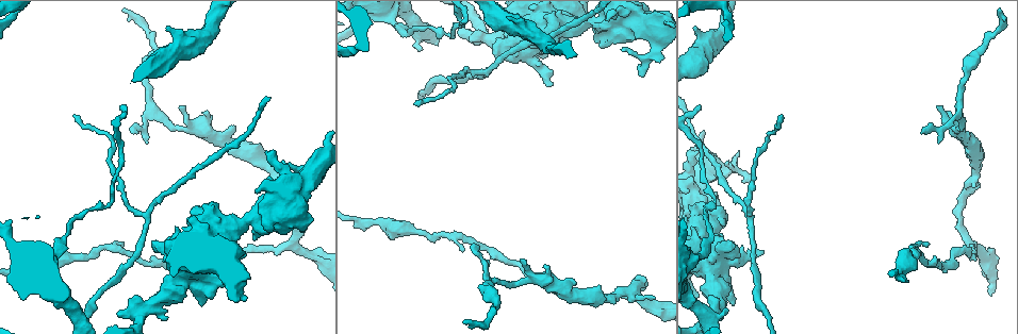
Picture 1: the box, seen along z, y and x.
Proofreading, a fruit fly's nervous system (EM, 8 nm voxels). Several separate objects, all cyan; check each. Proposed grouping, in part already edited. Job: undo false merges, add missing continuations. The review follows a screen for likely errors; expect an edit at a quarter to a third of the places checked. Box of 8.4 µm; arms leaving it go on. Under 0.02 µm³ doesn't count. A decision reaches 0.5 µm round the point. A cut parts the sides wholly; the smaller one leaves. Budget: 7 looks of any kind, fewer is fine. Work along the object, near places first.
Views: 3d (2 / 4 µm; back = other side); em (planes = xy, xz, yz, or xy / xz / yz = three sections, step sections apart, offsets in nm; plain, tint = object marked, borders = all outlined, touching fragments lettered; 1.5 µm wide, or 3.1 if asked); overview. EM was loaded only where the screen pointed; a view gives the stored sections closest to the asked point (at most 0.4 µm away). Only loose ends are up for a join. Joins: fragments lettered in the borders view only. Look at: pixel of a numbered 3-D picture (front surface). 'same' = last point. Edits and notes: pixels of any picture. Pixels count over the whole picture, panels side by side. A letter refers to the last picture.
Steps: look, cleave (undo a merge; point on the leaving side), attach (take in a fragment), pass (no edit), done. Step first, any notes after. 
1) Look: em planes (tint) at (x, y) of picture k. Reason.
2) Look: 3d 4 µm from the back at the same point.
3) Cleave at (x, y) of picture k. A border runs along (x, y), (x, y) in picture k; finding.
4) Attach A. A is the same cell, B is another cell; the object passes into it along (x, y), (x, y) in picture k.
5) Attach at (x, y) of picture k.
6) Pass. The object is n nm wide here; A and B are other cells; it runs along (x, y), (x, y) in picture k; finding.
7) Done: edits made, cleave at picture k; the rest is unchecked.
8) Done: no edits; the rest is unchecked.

Look: 3d 2 µm at (655, 298) of picture 1. Branch stops here.

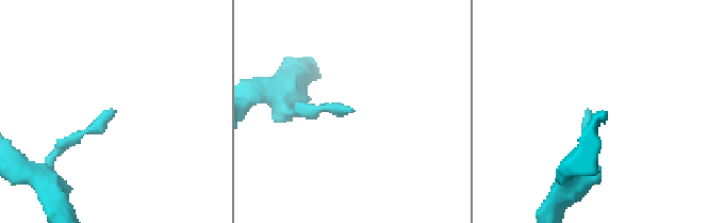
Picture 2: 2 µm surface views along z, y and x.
Look: em planes (plain) at (110, 111) of picture 2. Now the EM.

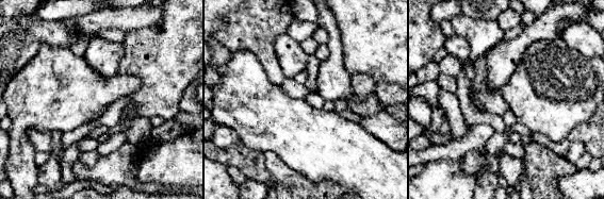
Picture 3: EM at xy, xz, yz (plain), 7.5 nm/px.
Look: em planes (borders) at the same point.

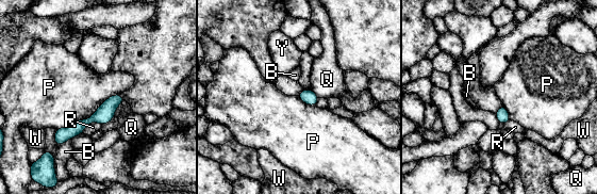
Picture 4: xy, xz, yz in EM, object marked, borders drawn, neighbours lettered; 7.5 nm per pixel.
Pass. B, P, Q, R, W and Y are other cells; it runs along (119, 98), (99, 116), (62, 131) in picture 4; none of them fits.

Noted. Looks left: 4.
Look: 3d 2 µm at (474, 246) of picture 1. Thin end.

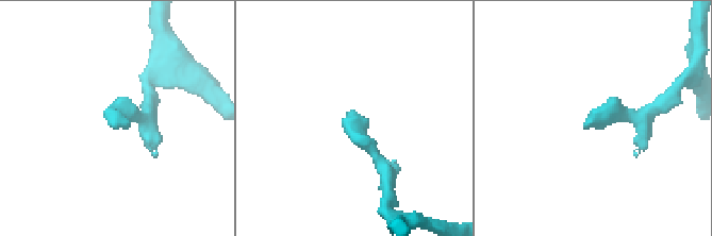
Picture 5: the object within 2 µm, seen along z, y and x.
Look: em xy step 8 (tint) at (352, 113) of picture 5. Need the tissue.

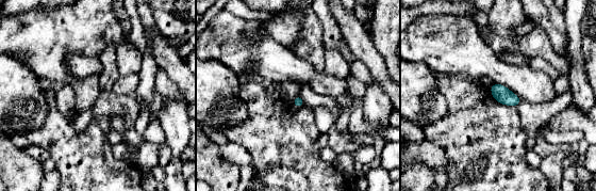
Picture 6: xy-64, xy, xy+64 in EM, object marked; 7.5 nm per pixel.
Look: em planes (borders) at the same point.

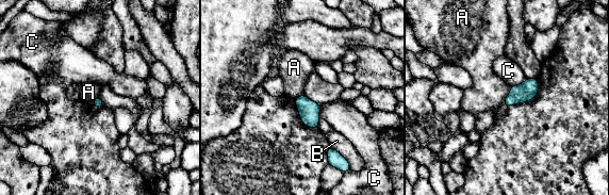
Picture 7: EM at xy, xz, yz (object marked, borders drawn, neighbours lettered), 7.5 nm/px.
Pass. A, B and C are other cells; a border runs along (511, 86), (510, 93), (503, 104) in picture 7; none of them fits.

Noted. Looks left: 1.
Look: em planes (borders) at (644, 76) of picture 1. An open end.

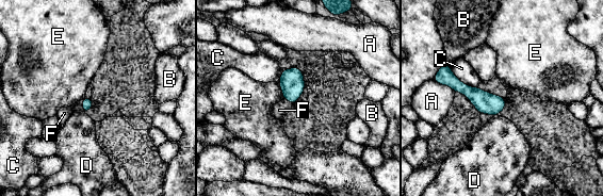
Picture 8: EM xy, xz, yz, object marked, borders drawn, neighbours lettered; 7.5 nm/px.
Attach F. F is the same cell, A, B, C, D and E are other cells; the object passes into it along (87, 102), (82, 104), (64, 113) in picture 8; the neuron continues.

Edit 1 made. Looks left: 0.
Done: edits made, attach at picture 8; the rest is unchecked.

